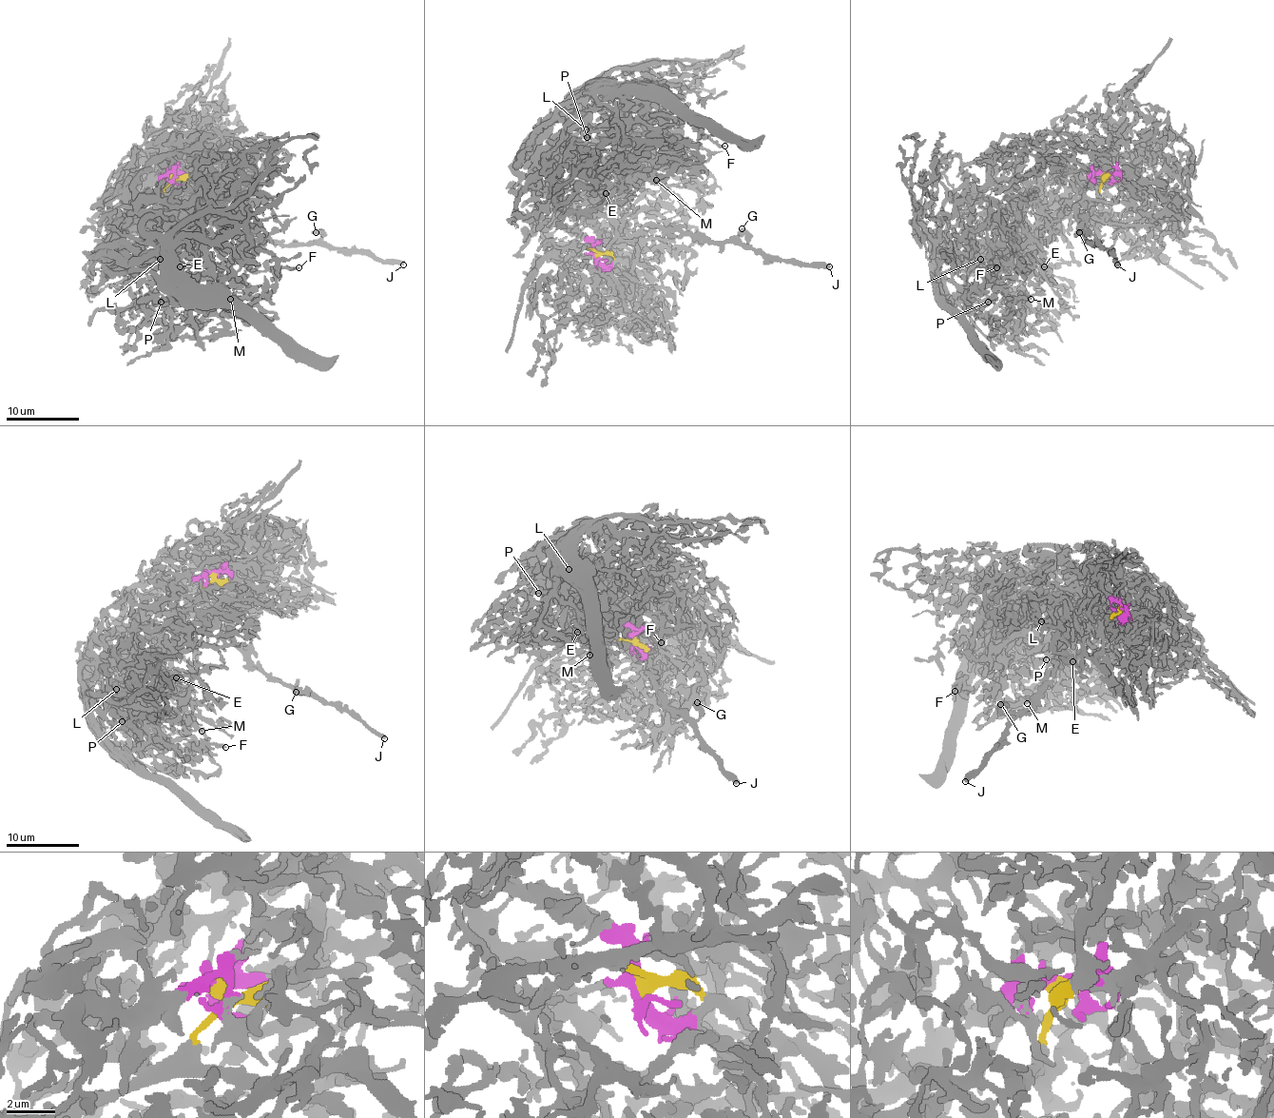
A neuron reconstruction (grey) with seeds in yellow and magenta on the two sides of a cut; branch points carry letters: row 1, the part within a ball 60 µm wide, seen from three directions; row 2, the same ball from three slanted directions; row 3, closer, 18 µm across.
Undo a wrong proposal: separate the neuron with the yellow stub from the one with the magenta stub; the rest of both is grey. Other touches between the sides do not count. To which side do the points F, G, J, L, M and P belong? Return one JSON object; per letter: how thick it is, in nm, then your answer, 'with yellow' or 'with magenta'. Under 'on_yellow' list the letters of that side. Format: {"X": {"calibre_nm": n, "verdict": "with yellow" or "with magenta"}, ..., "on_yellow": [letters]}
{"F": {"calibre_nm": 280, "verdict": "with magenta"}, "G": {"calibre_nm": 600, "verdict": "with yellow"}, "J": {"calibre_nm": 440, "verdict": "with yellow"}, "L": {"calibre_nm": 550, "verdict": "with magenta"}, "M": {"calibre_nm": 260, "verdict": "with magenta"}, "P": {"calibre_nm": 260, "verdict": "with magenta"}, "on_yellow": ["G", "J"]}

